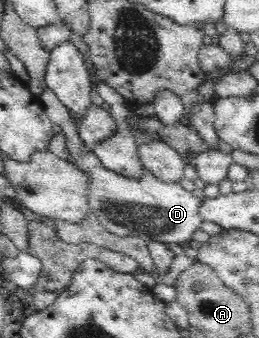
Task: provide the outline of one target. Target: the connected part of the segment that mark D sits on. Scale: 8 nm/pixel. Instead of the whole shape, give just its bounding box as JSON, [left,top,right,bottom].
[38,89,205,244]

